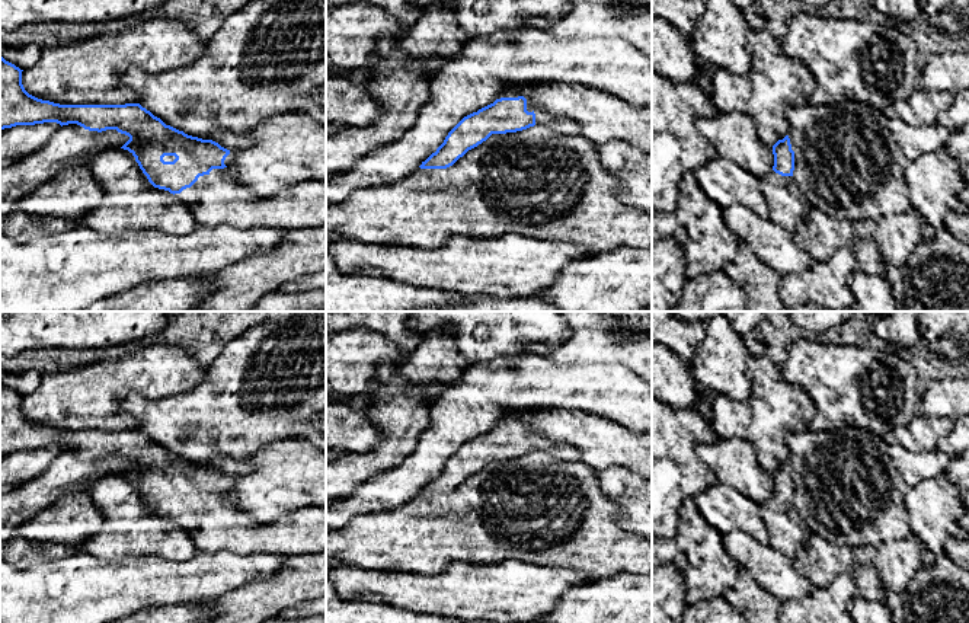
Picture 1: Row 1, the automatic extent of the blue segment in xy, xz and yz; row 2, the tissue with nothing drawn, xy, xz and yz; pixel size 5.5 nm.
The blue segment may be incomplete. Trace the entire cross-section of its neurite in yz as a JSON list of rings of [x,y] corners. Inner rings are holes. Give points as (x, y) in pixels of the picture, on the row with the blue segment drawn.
[[[789,135],[773,146],[773,154],[773,170],[759,179],[759,189],[768,202],[770,220],[793,236],[812,207],[793,179],[794,151]]]

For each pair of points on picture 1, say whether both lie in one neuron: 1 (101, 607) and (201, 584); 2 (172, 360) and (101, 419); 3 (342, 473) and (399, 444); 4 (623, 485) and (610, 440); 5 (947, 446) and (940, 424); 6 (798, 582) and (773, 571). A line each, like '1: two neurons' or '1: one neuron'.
1: one neuron
2: one neuron
3: one neuron
4: two neurons
5: two neurons
6: one neuron

